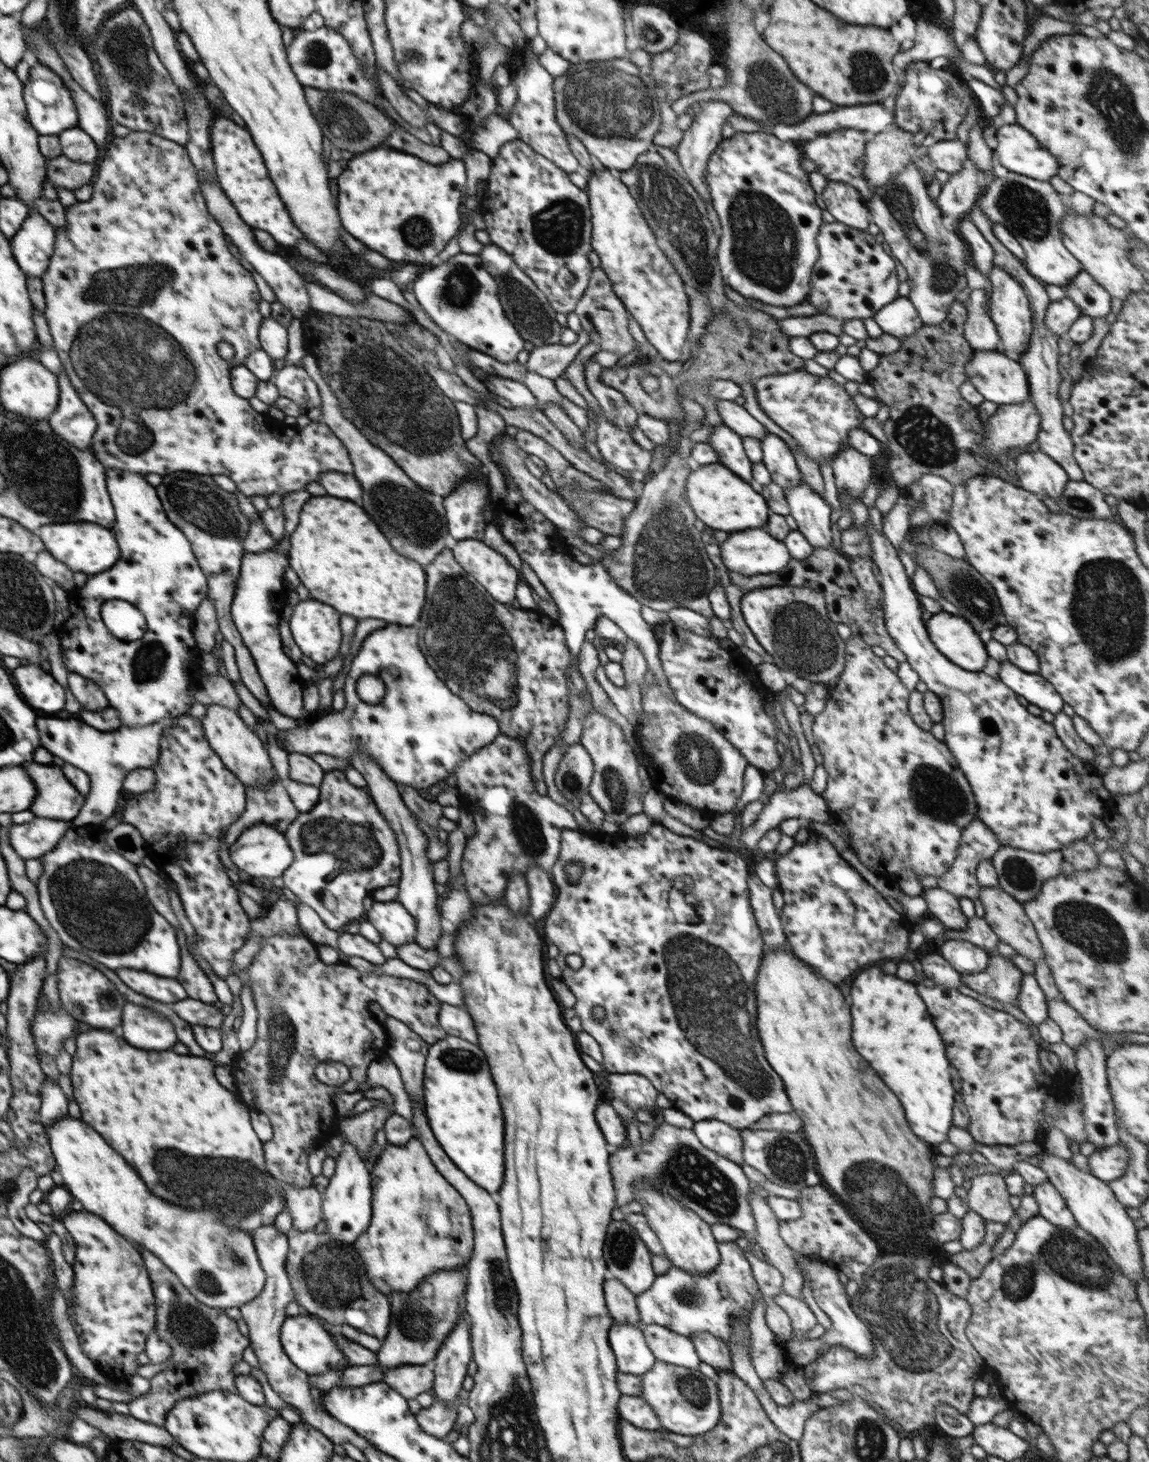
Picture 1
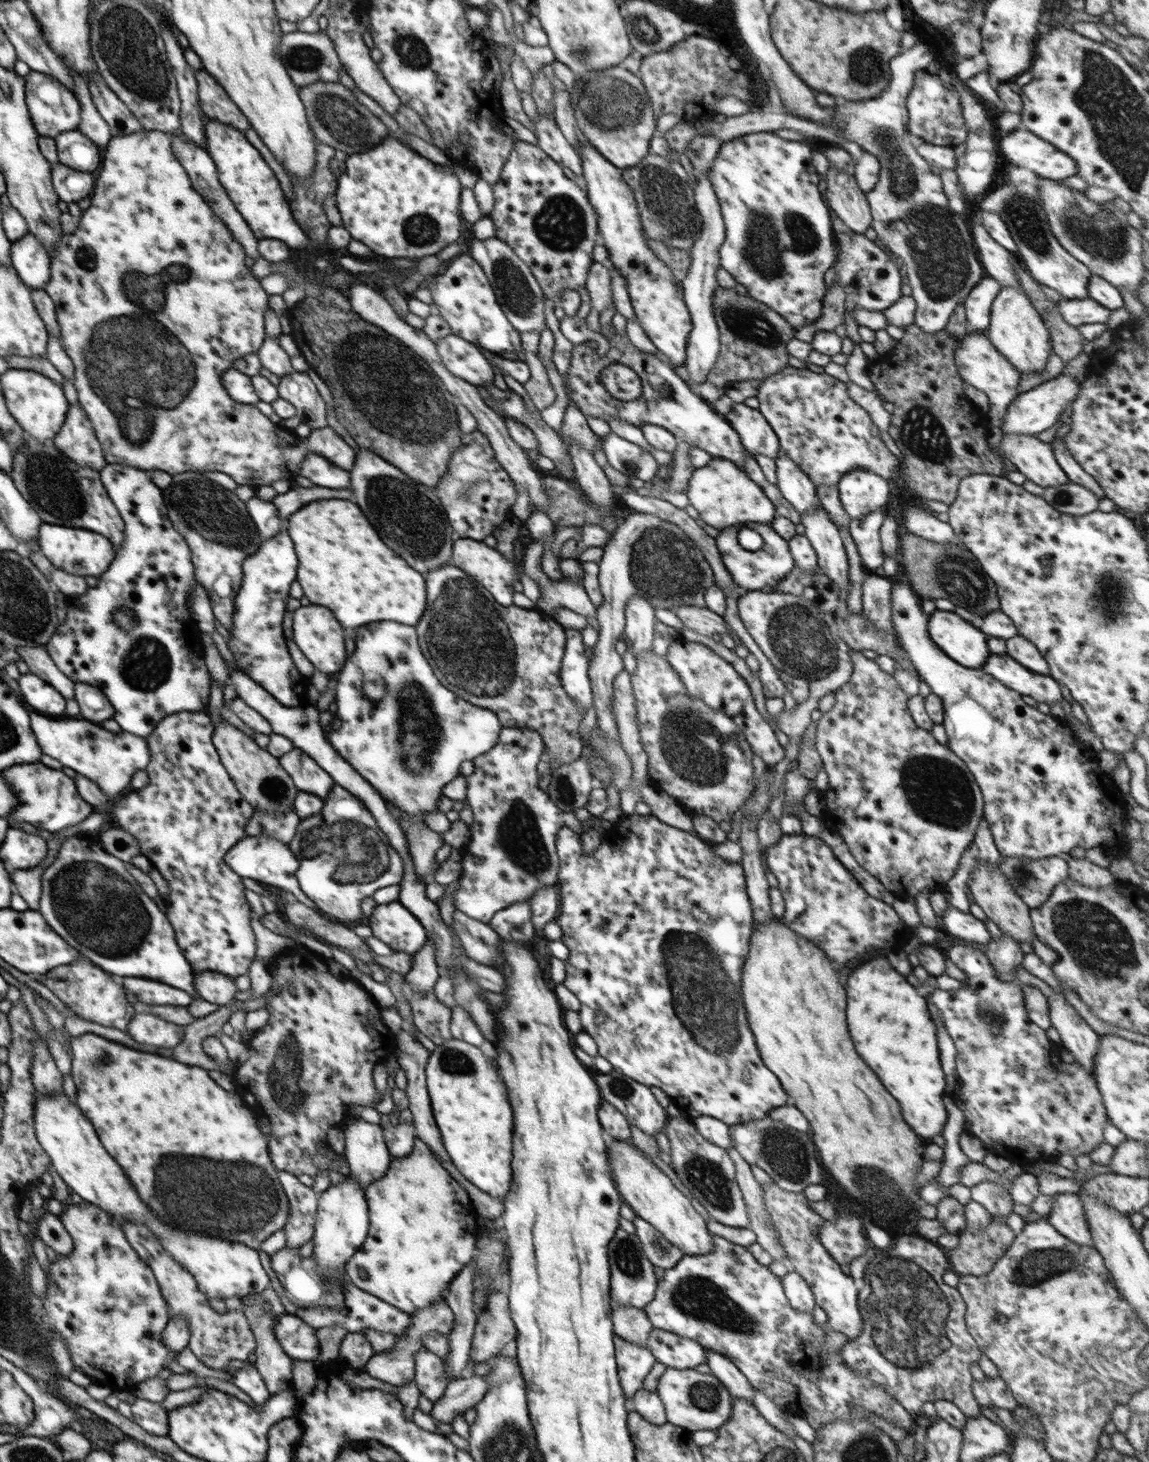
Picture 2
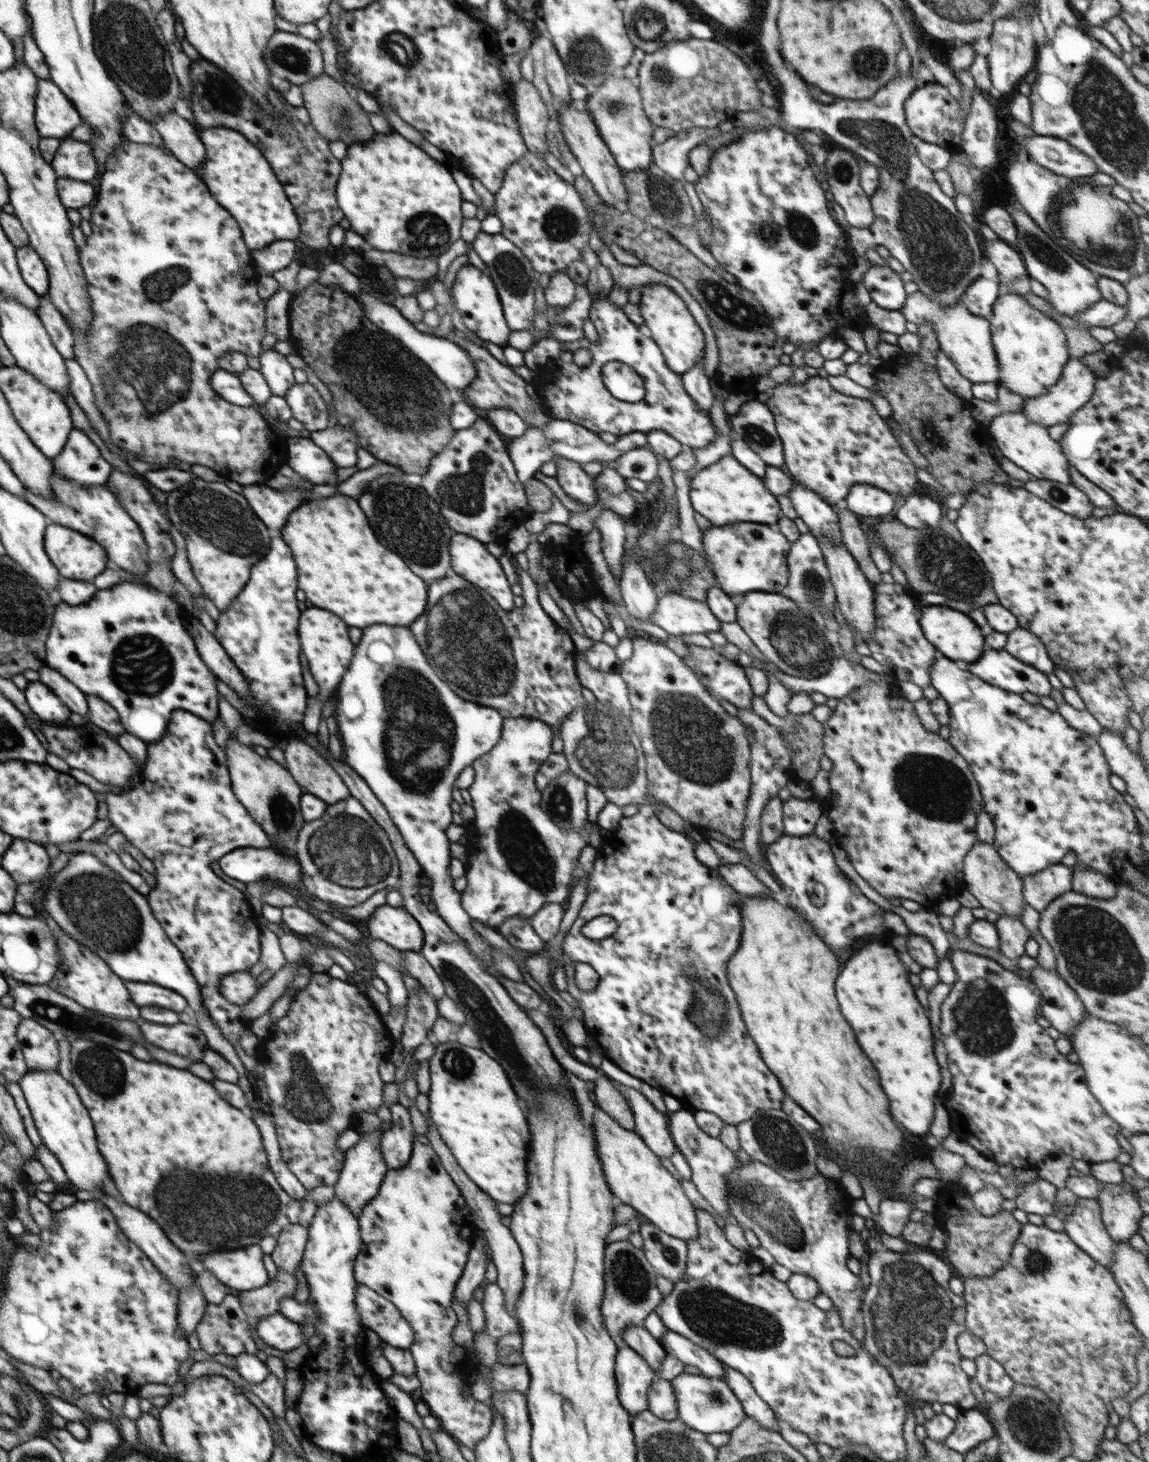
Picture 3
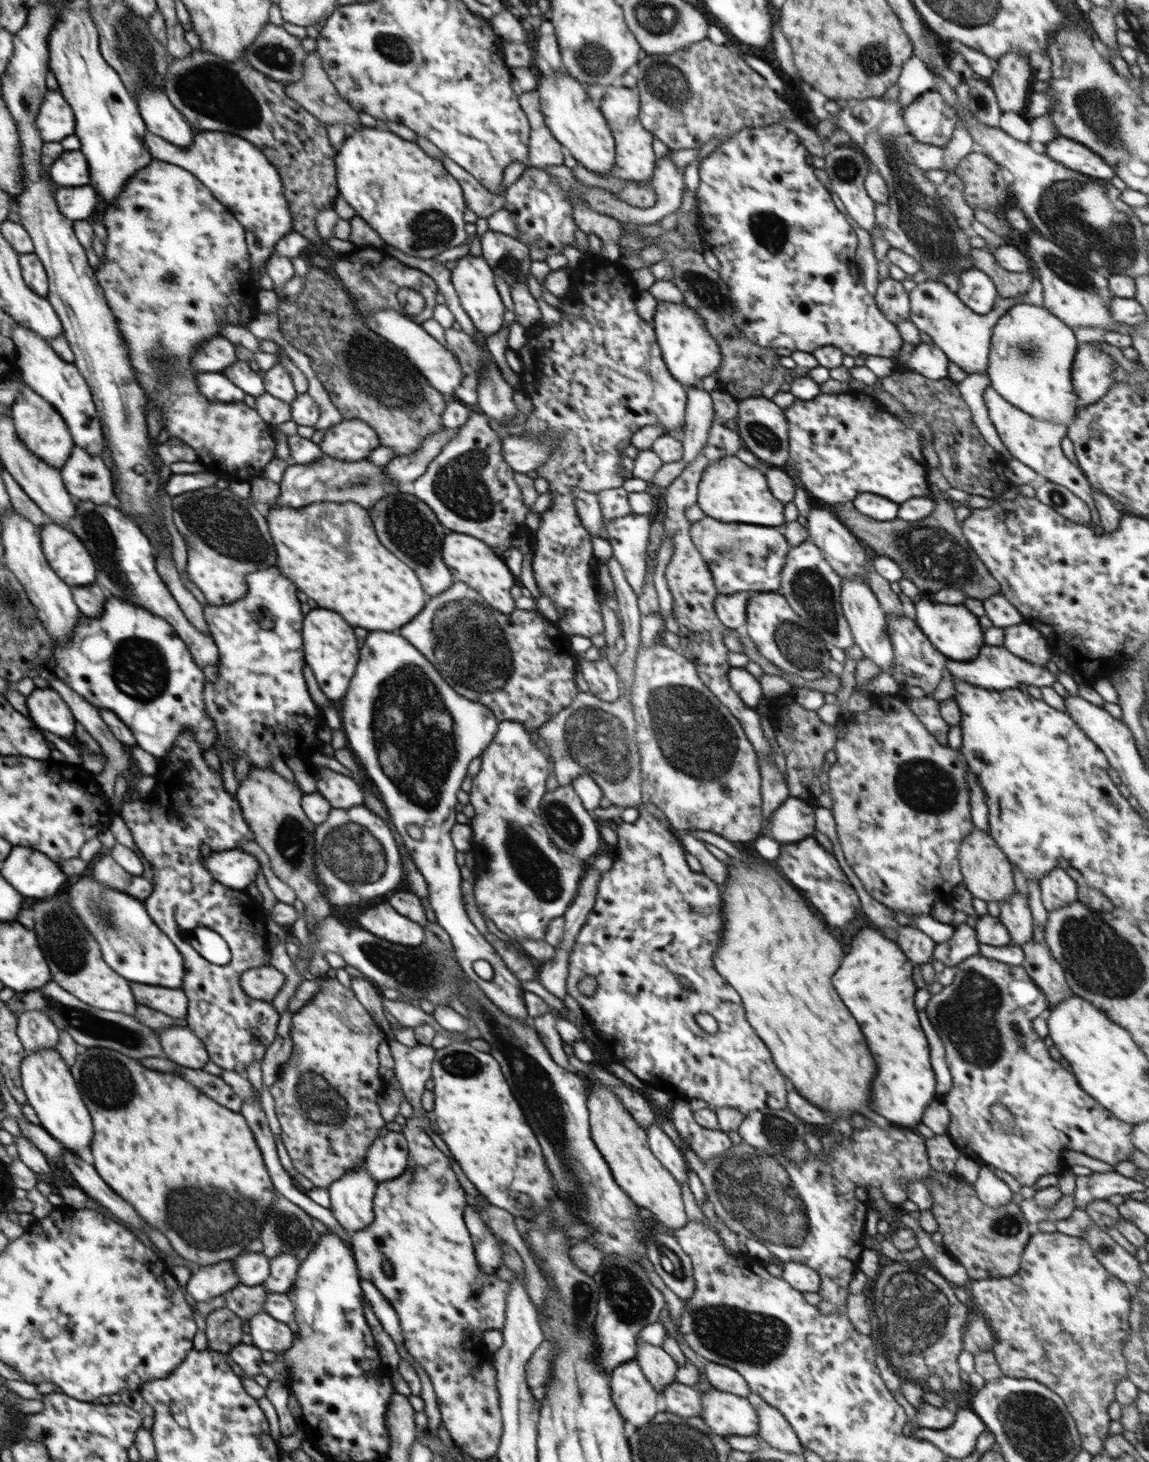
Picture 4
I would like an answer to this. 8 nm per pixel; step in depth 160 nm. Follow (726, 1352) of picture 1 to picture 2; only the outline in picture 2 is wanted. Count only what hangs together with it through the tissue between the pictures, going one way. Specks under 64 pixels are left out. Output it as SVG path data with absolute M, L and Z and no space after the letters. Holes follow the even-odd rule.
M707 1350L706 1358L710 1372L728 1389L732 1398L753 1402L753 1386L729 1358L713 1350Z

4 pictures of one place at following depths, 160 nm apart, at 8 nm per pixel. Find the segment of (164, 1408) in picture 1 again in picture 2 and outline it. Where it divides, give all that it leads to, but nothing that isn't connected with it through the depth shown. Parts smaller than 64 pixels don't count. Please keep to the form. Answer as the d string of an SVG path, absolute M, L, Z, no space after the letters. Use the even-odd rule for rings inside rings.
M120 1223L125 1237L138 1253L138 1256L153 1270L155 1279L158 1281L162 1296L169 1306L169 1318L183 1316L190 1327L189 1348L208 1368L224 1370L230 1360L238 1359L247 1361L248 1356L255 1352L257 1345L250 1323L243 1309L229 1310L218 1313L210 1307L207 1296L198 1288L196 1279L189 1270L181 1267L172 1255L165 1252L160 1239L154 1236L147 1224ZM135 1398L131 1404L133 1422L146 1433L164 1437L168 1435L168 1413L162 1402L150 1402Z

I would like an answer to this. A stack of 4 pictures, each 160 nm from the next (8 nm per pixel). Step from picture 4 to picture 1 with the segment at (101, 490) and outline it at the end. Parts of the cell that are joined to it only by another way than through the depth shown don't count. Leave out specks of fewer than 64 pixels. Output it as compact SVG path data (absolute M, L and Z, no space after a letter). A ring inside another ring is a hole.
M62 371L56 376L59 384L59 403L48 421L53 431L69 444L80 450L91 449L97 422L72 386L68 375Z

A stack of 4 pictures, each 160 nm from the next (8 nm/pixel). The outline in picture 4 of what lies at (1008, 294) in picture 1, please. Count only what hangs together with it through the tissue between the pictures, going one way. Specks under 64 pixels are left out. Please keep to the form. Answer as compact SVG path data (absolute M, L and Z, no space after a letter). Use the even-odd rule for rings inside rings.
M1018 303L993 328L987 366L991 387L1034 418L1068 425L1080 409L1071 377L1078 346L1074 331L1044 306Z

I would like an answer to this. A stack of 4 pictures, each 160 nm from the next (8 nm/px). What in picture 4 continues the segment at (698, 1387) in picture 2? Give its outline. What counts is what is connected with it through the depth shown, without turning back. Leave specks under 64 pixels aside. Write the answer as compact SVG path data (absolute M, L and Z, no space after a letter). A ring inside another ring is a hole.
M697 1386L695 1388L699 1392L698 1398L700 1398L700 1404L702 1404L698 1418L704 1419L704 1424L710 1428L711 1432L722 1437L732 1437L736 1435L754 1437L754 1435L759 1435L758 1414L756 1414L756 1410L752 1408L752 1404L749 1404L746 1398L730 1392L722 1392L716 1388L706 1390L705 1392L700 1392Z

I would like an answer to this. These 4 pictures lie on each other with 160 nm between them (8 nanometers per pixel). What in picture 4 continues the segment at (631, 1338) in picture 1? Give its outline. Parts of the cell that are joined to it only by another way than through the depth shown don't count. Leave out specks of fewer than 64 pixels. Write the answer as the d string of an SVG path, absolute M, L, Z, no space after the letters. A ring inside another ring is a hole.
M636 1358L616 1367L609 1377L612 1401L626 1423L643 1427L658 1413L658 1392L648 1382Z

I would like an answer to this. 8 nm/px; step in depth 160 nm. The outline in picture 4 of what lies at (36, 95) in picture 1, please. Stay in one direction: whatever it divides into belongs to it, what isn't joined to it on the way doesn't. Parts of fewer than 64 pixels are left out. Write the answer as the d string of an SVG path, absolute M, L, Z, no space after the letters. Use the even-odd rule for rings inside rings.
M47 90L34 125L43 142L61 142L75 134L75 114L61 92Z

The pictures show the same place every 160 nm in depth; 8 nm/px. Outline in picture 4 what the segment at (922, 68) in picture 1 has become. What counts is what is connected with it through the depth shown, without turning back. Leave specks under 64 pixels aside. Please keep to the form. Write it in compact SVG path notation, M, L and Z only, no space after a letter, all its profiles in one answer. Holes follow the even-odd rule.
M928 91L904 110L909 134L918 142L942 147L953 137L958 116L938 91Z

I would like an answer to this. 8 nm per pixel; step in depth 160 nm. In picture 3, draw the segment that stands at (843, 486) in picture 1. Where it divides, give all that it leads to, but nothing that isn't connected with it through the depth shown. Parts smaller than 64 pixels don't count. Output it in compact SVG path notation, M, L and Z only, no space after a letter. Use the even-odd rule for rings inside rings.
M872 485L852 486L843 503L853 514L868 521L890 515L896 506L895 495Z

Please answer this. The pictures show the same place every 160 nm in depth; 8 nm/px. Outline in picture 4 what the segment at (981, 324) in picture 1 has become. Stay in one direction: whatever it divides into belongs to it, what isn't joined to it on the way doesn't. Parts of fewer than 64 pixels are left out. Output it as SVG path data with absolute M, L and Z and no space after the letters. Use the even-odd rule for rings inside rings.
M970 268L954 286L958 298L978 314L988 314L1000 298L994 281L981 270Z

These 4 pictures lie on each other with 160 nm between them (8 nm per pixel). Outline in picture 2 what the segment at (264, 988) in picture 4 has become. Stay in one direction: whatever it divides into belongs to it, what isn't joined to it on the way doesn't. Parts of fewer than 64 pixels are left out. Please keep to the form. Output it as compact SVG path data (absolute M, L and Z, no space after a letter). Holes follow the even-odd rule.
M212 971L194 972L194 990L199 998L224 1006L236 1000L239 991L234 984L234 978Z

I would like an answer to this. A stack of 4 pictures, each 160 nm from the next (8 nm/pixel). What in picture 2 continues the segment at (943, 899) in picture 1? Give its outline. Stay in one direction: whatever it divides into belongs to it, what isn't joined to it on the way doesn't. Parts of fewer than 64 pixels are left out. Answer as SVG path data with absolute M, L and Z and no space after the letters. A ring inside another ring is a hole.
M949 906L942 918L938 919L942 929L954 937L985 946L990 943L990 932L986 930L985 921L972 917L970 913Z

